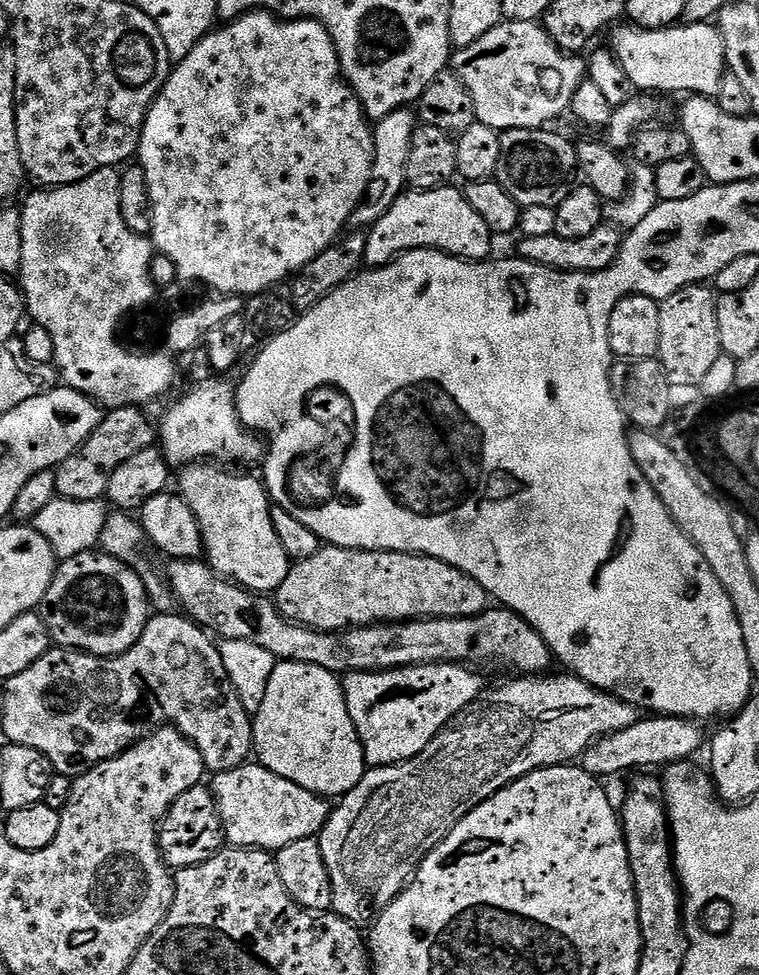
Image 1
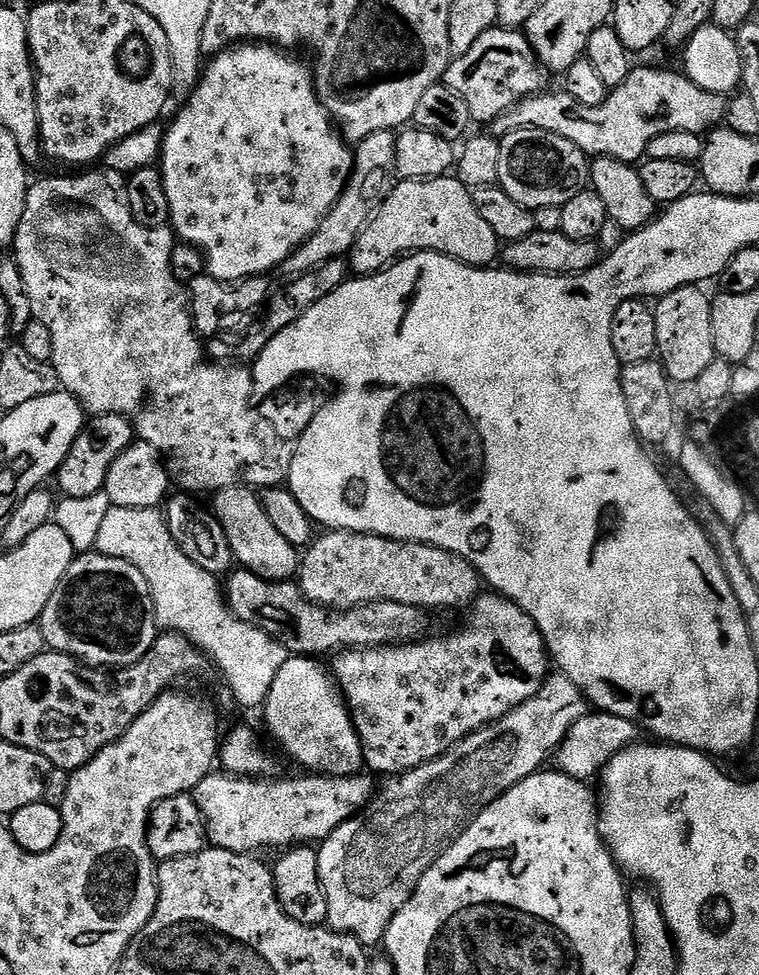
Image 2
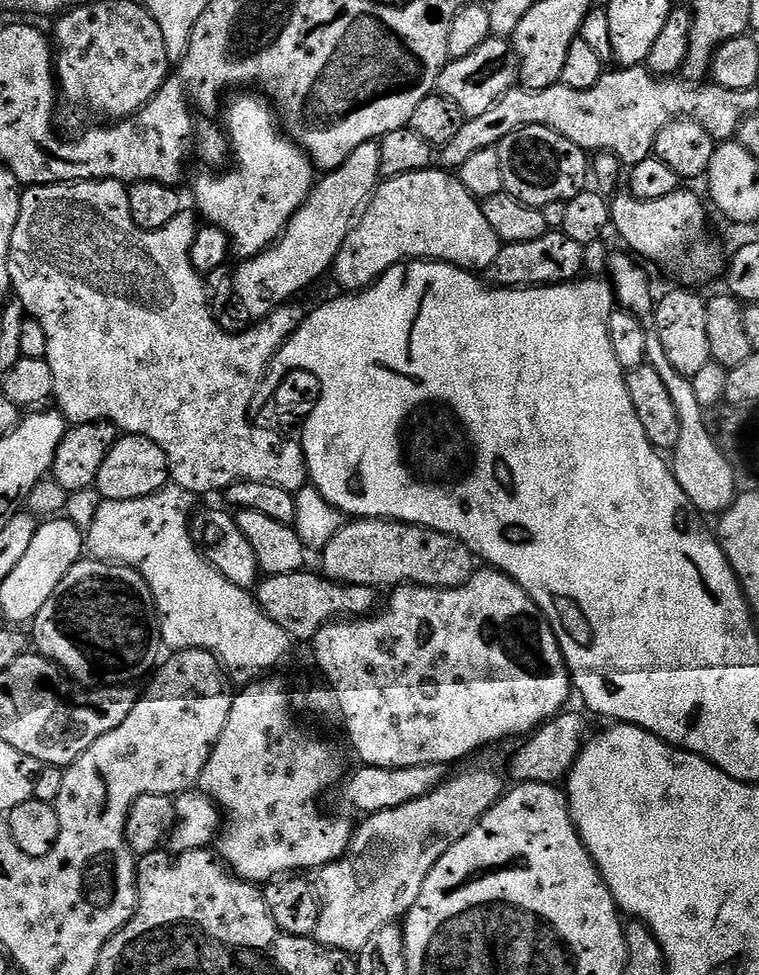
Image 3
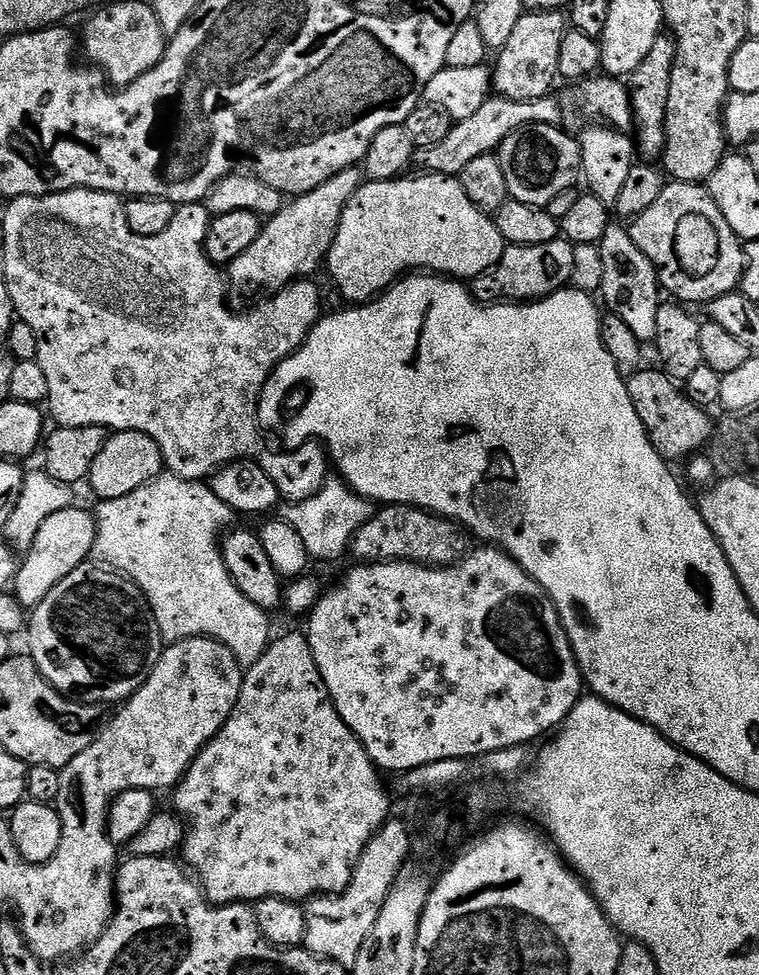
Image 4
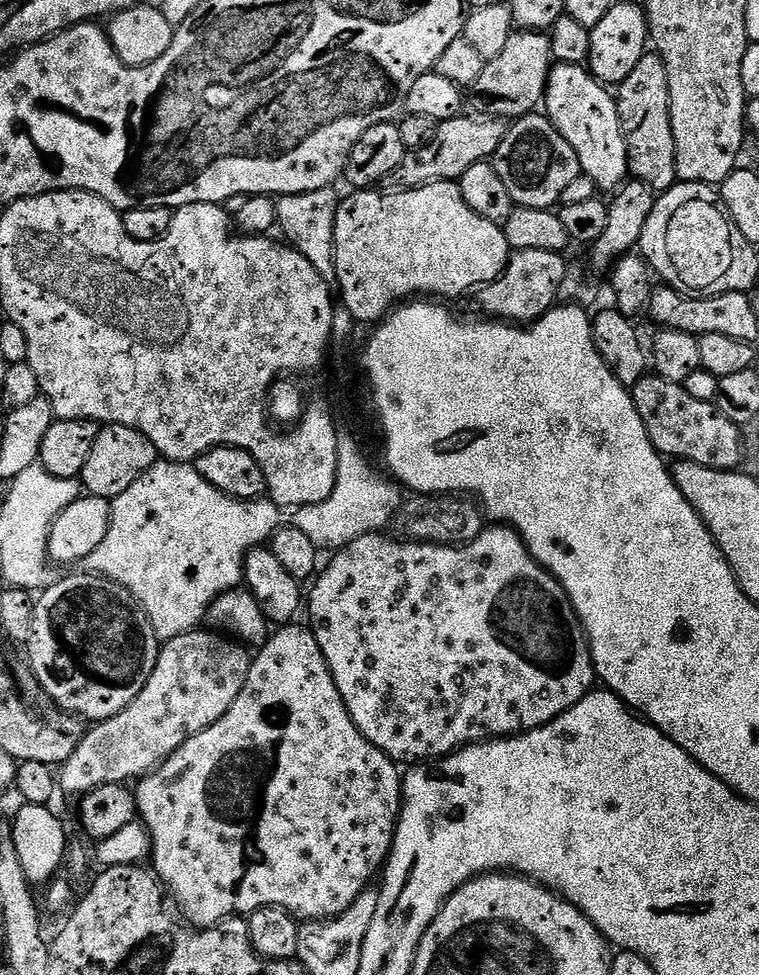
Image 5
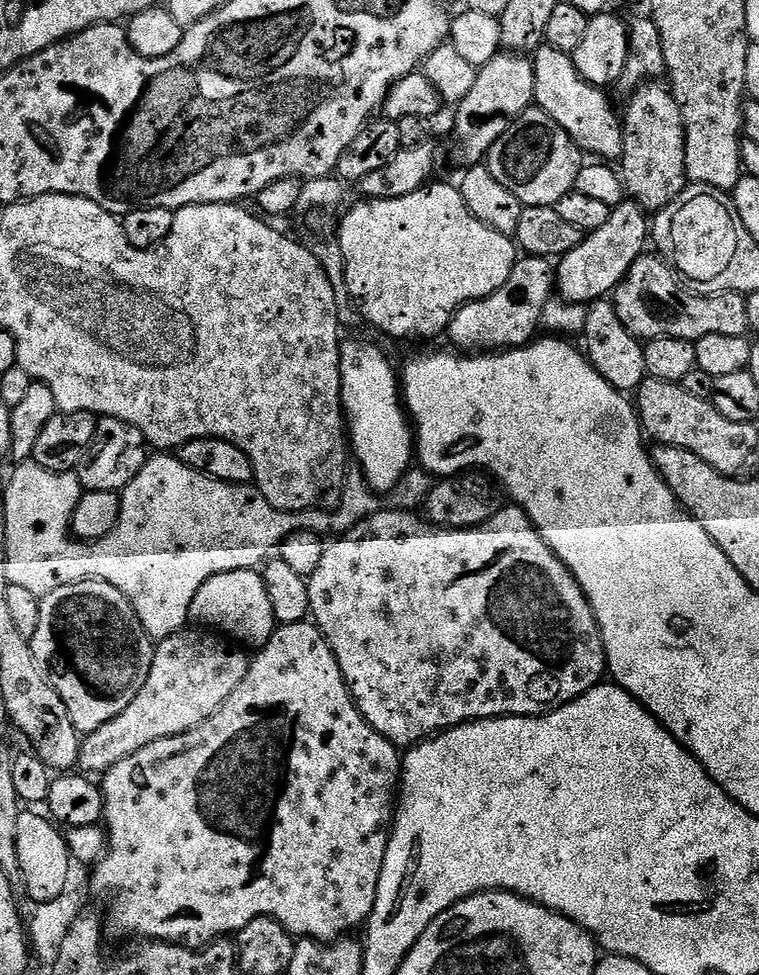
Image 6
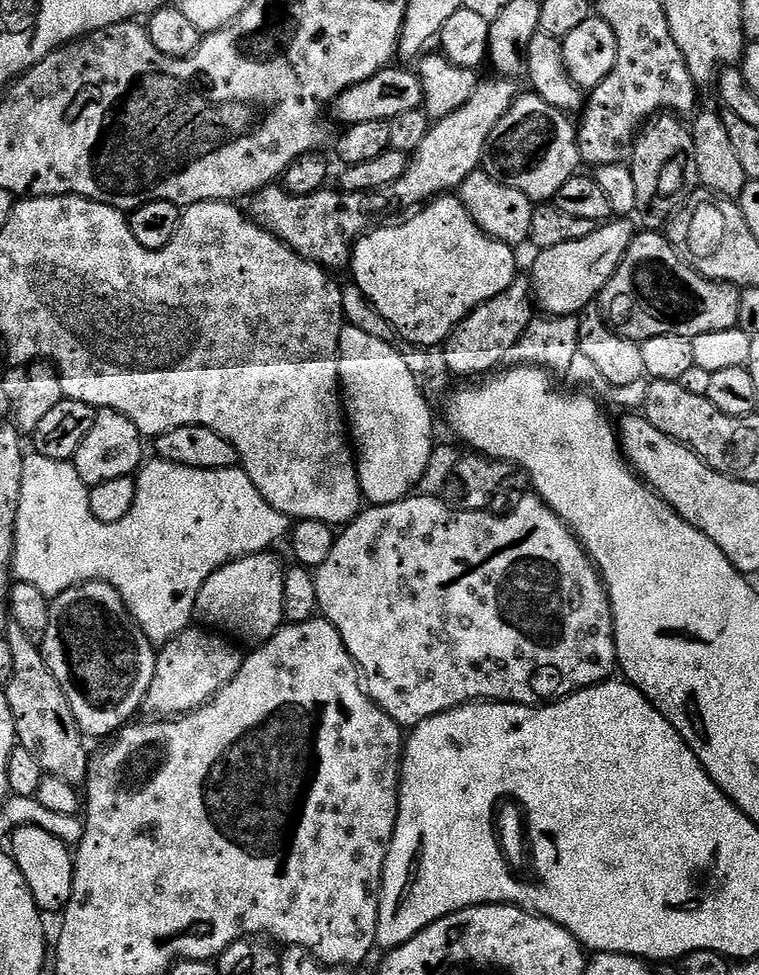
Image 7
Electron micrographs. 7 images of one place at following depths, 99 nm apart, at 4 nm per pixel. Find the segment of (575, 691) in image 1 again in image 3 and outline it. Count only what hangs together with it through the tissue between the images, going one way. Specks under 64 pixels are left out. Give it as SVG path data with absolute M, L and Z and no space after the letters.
M463 768L459 769L461 772L453 780L452 777L445 779L430 794L418 798L418 802L406 802L406 806L373 812L361 819L364 821L353 831L343 858L330 862L315 873L320 913L314 939L319 944L349 954L359 954L378 930L382 930L387 924L396 924L412 909L414 902L418 902L418 894L422 894L426 874L430 874L438 858L442 858L442 854L446 854L446 850L450 850L454 842L466 838L466 834L470 834L473 826L500 801L506 791L506 783L494 769Z

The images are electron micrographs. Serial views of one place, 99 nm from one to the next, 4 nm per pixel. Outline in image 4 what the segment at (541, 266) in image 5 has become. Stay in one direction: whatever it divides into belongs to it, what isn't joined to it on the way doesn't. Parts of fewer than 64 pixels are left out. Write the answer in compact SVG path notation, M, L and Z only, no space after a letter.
M563 238L554 242L542 242L542 246L507 245L497 264L470 281L470 291L485 305L545 300L569 283L571 271L574 270L574 252L571 242Z

